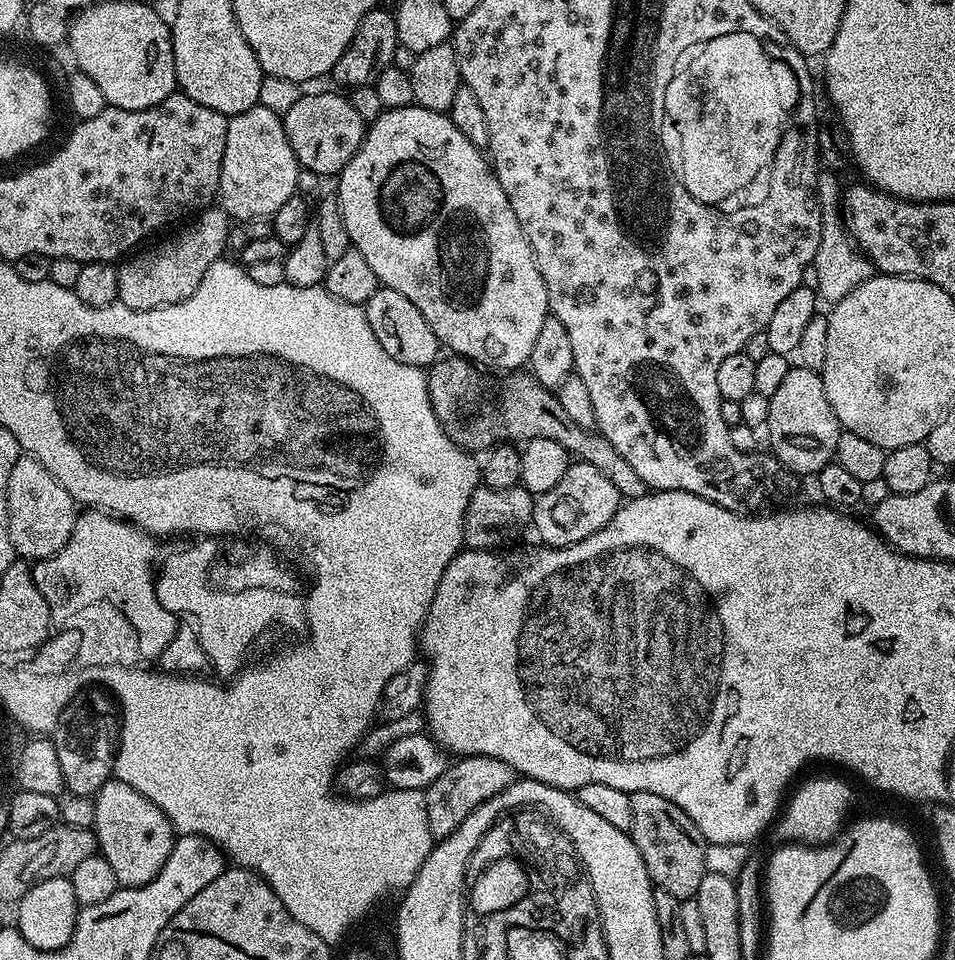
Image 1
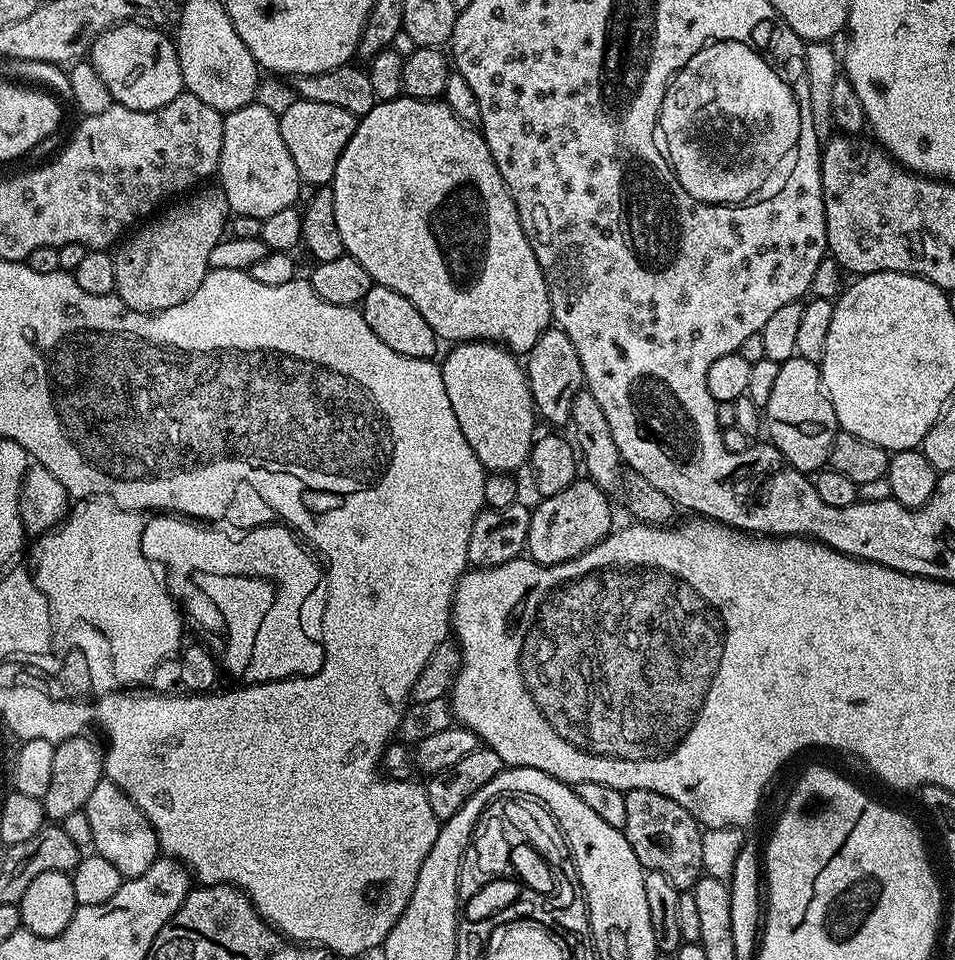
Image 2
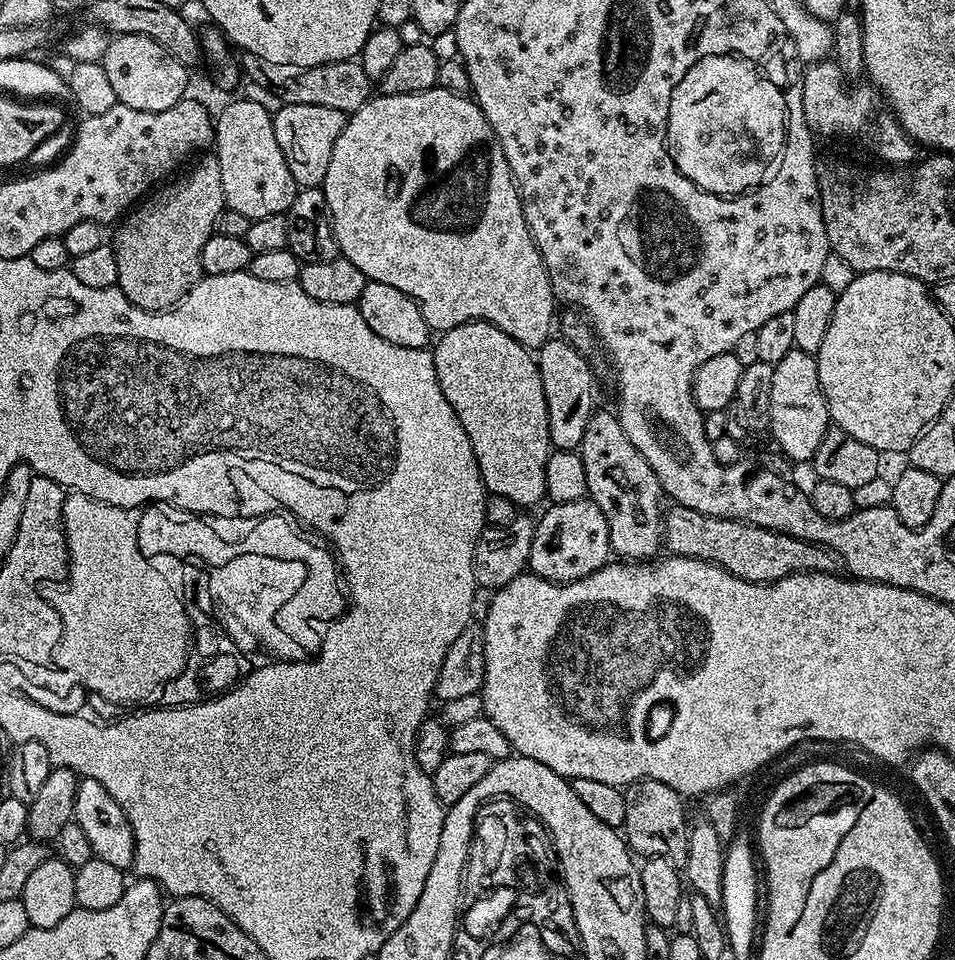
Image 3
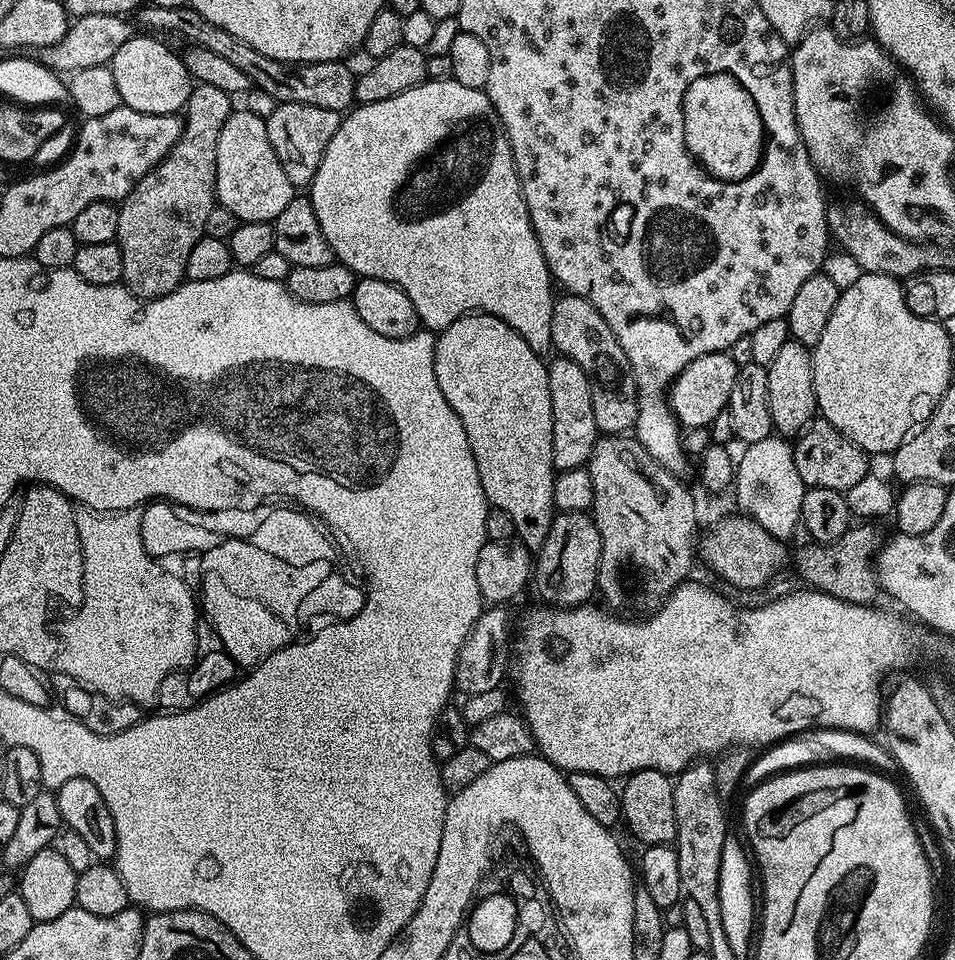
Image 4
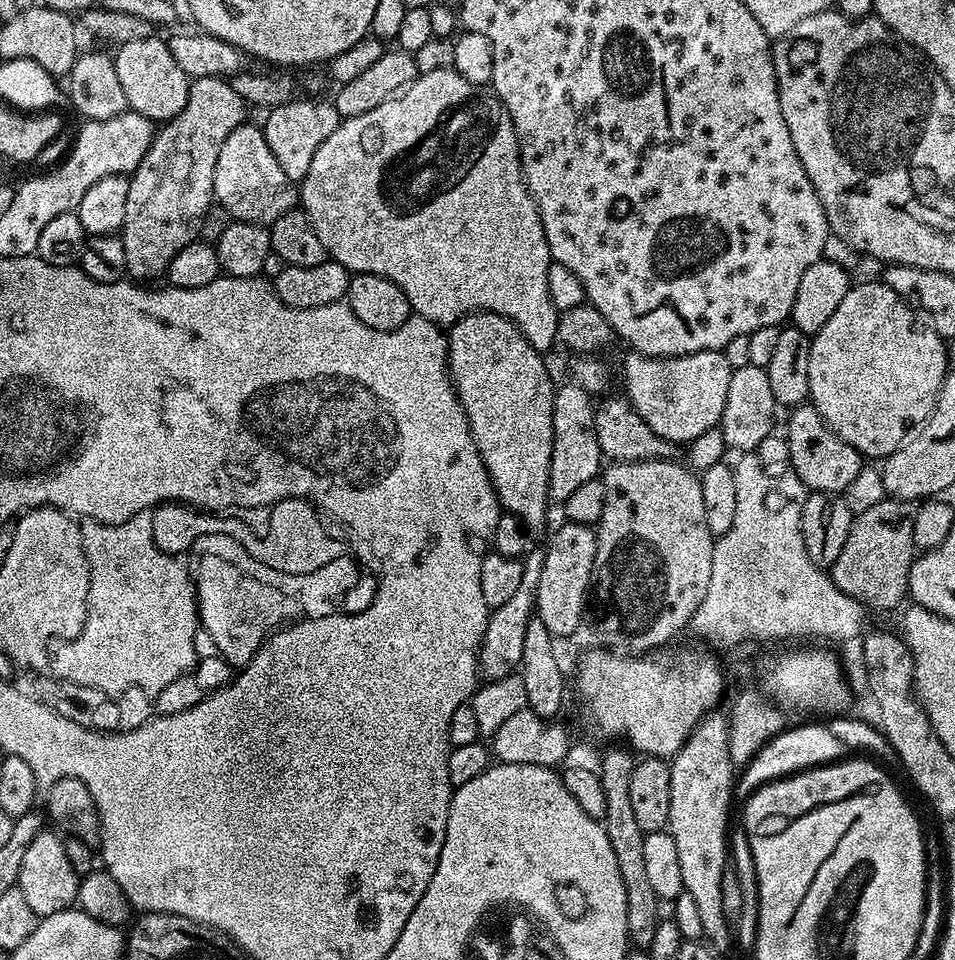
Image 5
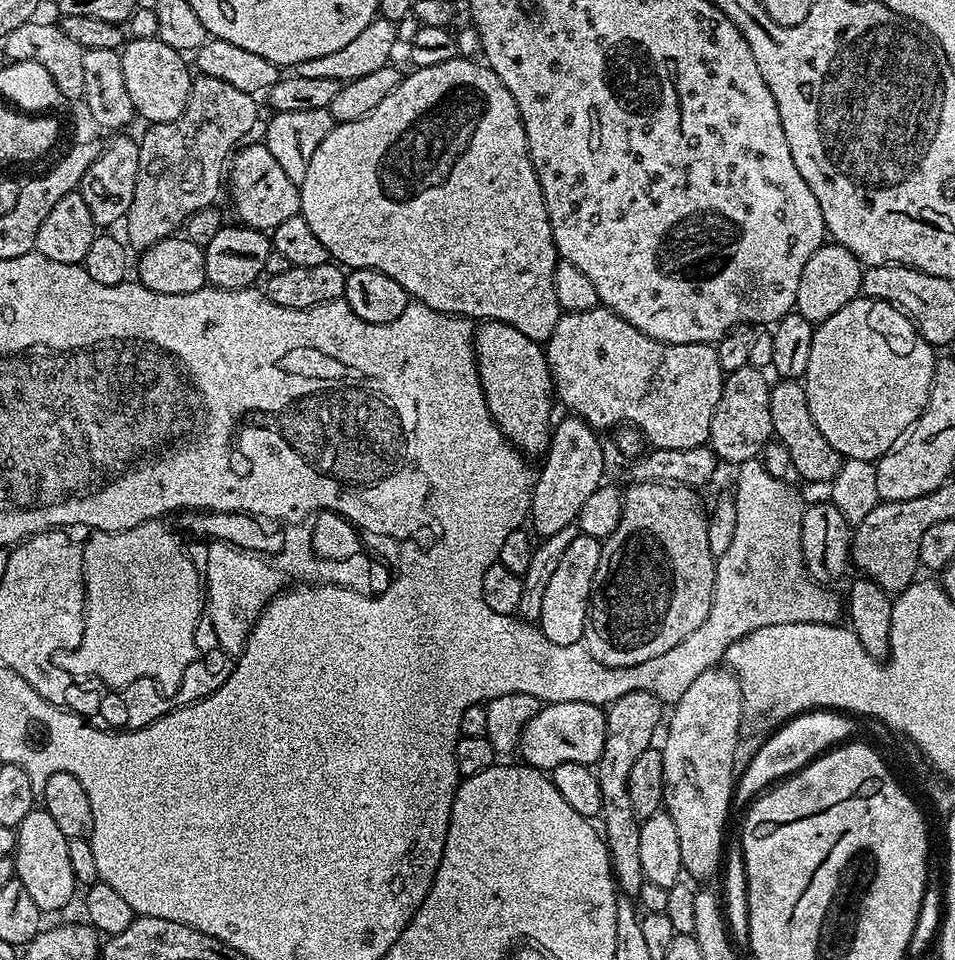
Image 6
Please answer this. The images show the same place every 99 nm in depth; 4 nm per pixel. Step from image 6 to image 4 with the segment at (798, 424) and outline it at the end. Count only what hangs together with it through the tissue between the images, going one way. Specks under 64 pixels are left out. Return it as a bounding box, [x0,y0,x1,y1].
[792,418,870,494]

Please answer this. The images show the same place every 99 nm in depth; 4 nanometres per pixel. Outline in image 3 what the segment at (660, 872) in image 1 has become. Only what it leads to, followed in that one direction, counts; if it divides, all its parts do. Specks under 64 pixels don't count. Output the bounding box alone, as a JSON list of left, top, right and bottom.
[622,780,690,862]

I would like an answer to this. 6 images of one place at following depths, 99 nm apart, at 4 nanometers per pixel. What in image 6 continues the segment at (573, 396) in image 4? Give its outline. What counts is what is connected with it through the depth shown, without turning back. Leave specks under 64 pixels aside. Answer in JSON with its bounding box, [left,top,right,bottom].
[530,414,605,538]

